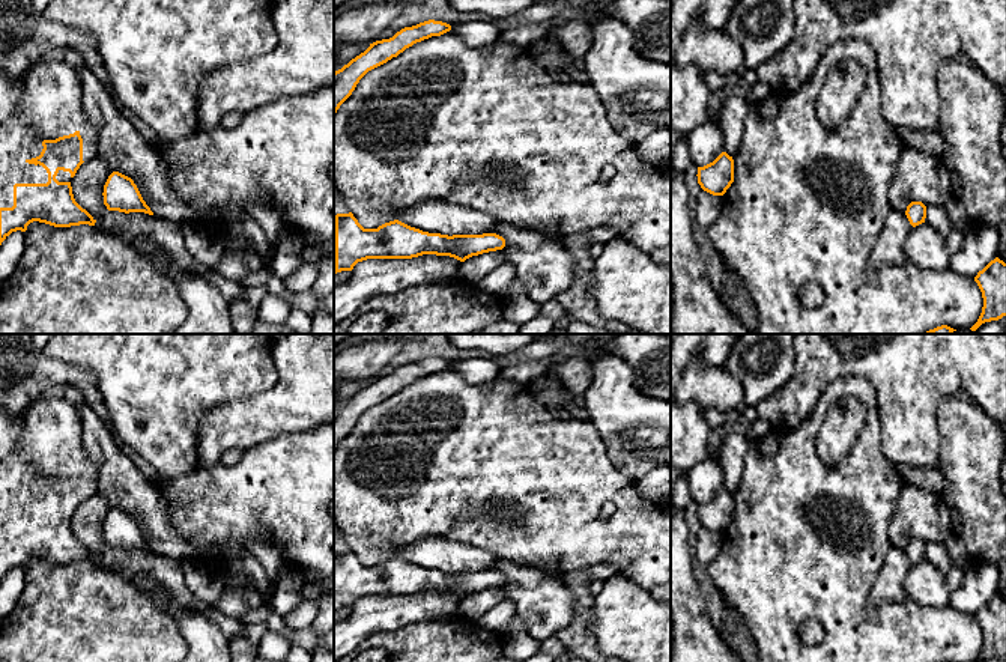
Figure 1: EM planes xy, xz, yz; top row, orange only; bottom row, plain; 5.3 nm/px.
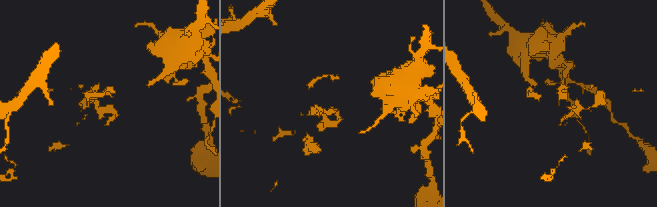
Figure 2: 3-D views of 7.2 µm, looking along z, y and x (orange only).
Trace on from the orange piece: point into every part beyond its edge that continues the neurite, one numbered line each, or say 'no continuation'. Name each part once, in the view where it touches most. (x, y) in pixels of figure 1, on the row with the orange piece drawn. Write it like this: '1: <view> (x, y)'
1: xy (50, 107)

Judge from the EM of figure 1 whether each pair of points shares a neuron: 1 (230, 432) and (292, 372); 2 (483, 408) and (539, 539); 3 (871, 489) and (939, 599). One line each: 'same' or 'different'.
1: same
2: same
3: different

